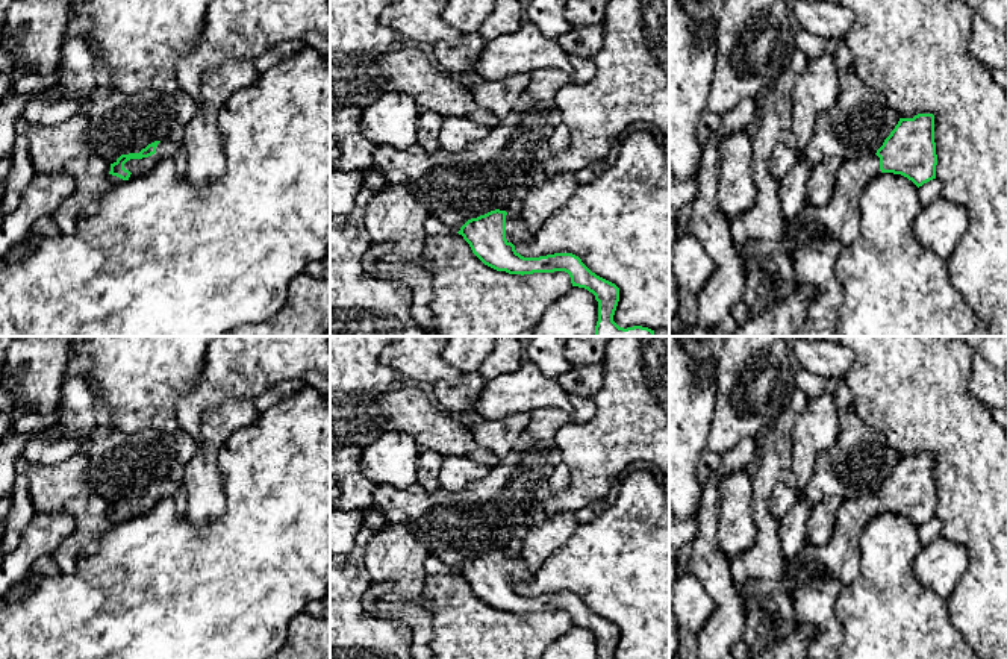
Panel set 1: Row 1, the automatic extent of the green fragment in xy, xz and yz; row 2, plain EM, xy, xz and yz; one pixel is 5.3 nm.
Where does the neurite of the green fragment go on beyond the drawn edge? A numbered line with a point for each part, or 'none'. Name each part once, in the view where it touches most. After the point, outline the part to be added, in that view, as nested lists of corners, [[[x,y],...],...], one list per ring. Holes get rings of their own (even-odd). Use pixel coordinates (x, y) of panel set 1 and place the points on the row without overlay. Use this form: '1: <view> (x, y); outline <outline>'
1: xy (165, 488); outline [[[164,479],[157,483],[154,494],[142,498],[130,498],[124,503],[124,508],[132,512],[129,520],[133,520],[145,514],[147,511],[153,509],[153,506],[164,497],[170,497],[174,500],[176,509],[180,515],[186,514],[188,500],[183,483]]]

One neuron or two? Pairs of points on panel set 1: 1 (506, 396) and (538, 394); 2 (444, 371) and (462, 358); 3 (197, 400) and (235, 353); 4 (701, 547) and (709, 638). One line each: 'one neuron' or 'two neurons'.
1: one neuron
2: two neurons
3: one neuron
4: one neuron

